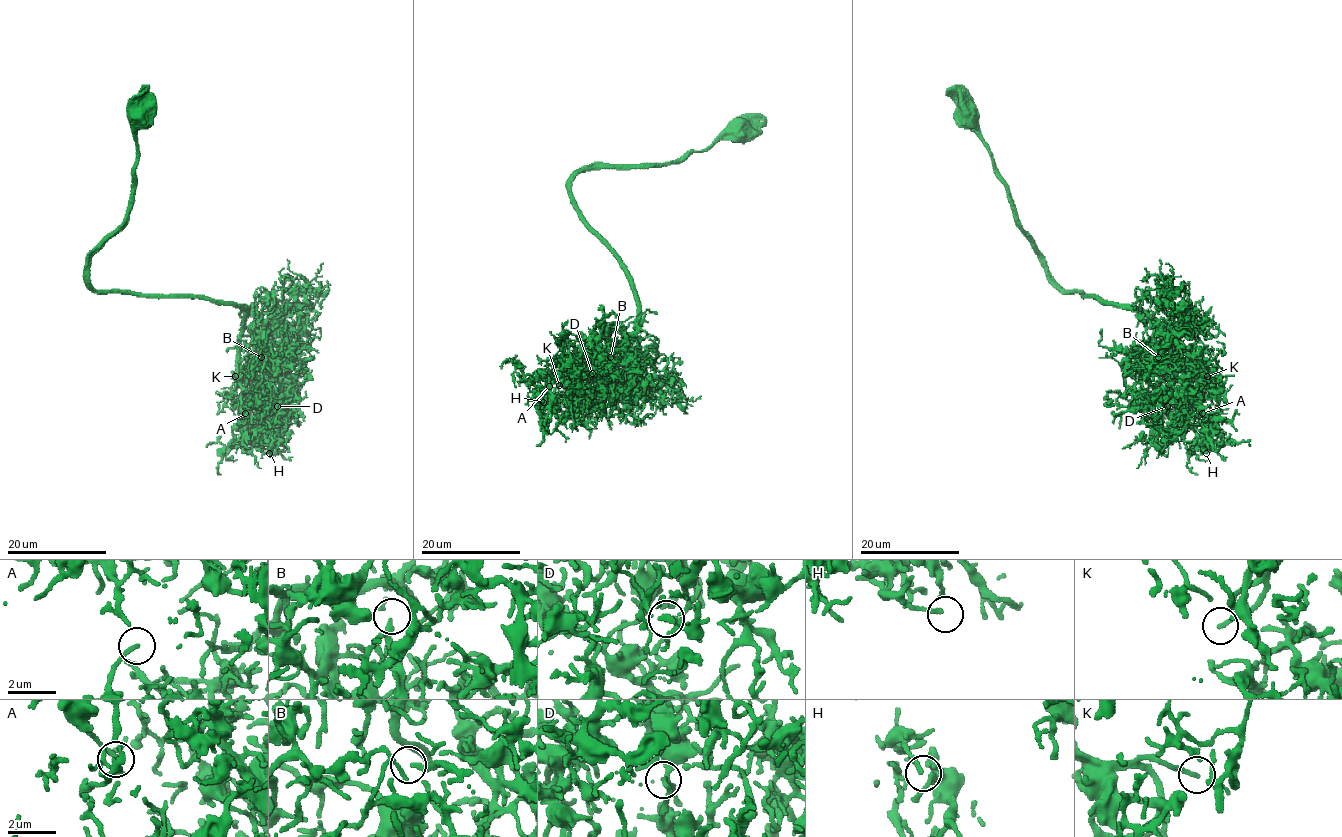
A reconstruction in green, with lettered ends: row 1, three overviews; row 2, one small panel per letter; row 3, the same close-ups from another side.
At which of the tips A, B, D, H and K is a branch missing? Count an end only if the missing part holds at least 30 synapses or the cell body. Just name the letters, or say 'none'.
K

